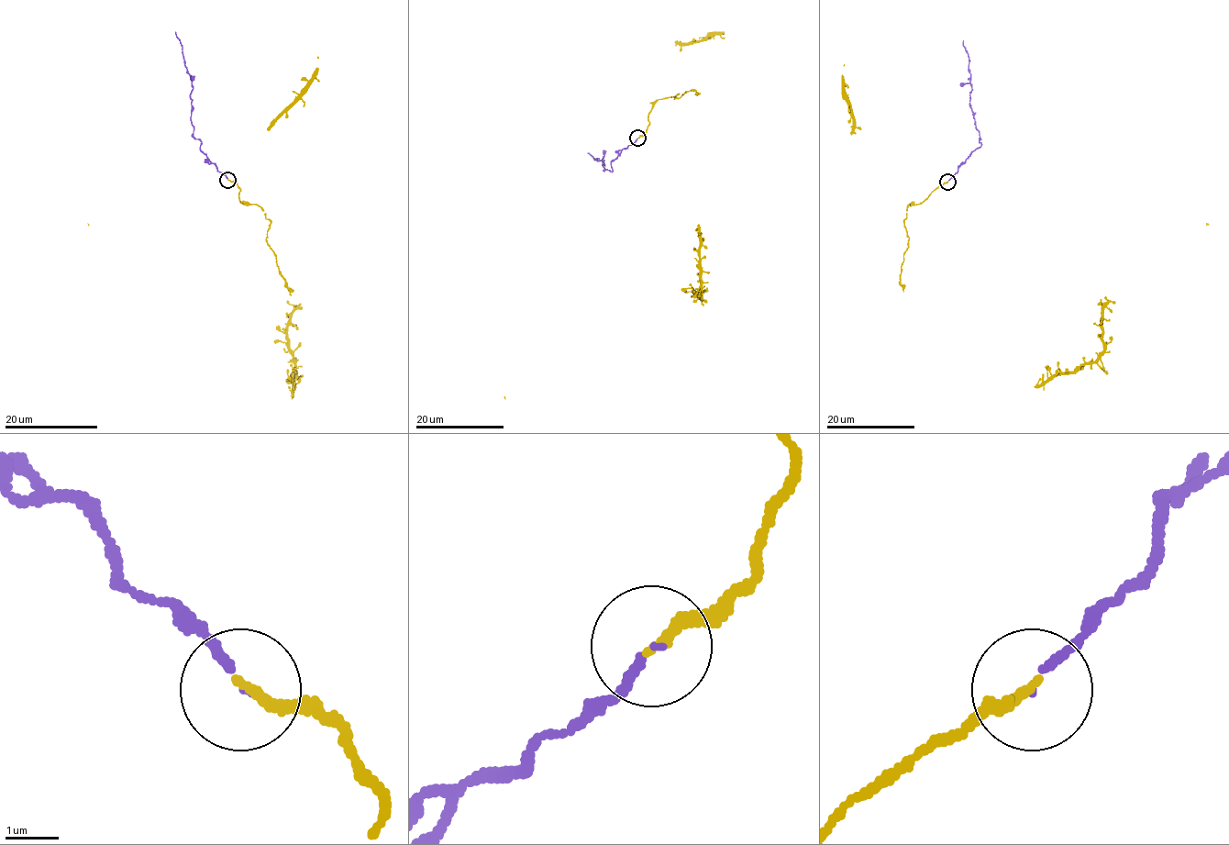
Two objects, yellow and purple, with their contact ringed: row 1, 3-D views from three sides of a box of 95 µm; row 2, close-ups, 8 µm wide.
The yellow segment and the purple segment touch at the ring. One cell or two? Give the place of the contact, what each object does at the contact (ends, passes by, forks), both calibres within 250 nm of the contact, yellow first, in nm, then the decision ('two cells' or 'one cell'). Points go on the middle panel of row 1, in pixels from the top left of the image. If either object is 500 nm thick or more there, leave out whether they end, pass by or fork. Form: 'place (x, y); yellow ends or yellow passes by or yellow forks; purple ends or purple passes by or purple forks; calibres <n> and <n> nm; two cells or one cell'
place (637, 138); yellow ends; purple ends; calibres 220 and 110 nm; one cell

